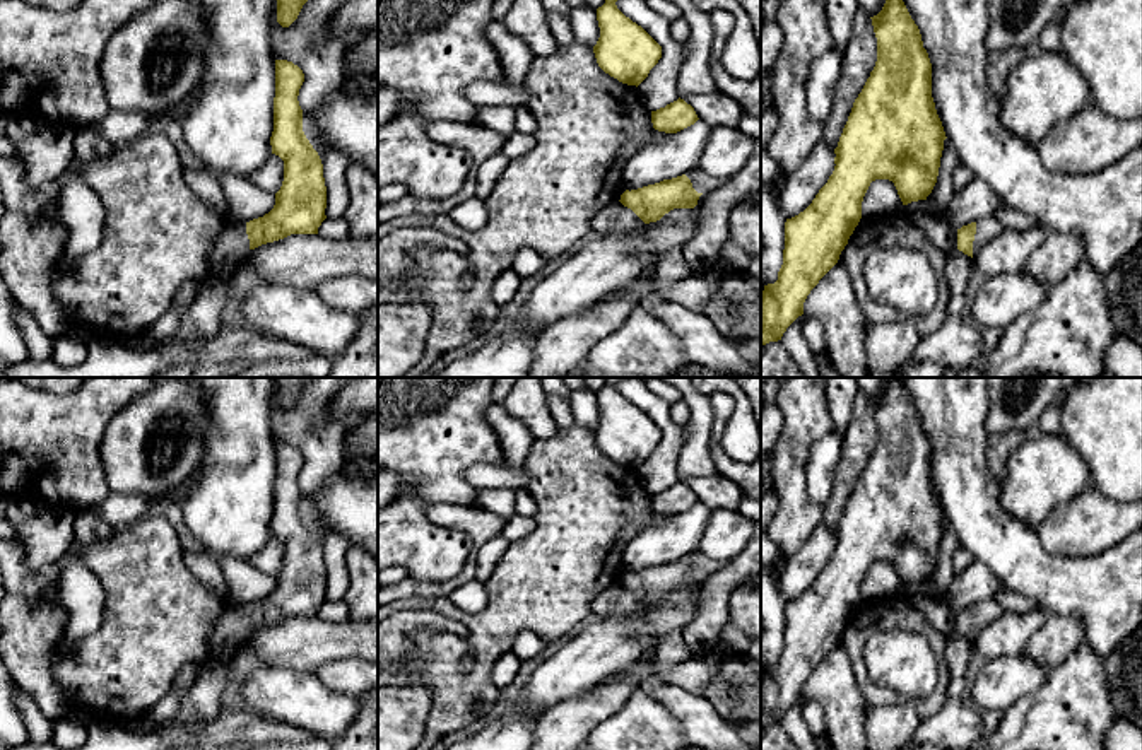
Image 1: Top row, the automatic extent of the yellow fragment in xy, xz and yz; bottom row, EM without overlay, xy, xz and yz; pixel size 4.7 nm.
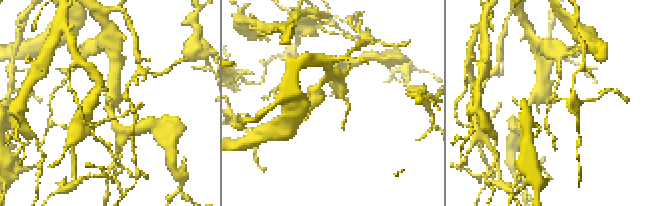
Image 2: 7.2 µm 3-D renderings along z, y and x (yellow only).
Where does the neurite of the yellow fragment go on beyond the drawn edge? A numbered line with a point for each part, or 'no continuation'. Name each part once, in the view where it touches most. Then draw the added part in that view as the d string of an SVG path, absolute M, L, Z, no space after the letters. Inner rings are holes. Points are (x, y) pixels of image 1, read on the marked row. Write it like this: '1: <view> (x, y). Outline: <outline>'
1: yz (988, 228). Outline: M981 217L976 222L976 234L973 241L973 256L992 239L995 239L1004 231L1004 226L993 217Z

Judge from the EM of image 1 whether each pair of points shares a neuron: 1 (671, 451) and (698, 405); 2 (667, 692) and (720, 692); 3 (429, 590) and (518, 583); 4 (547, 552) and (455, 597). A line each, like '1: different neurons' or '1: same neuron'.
1: different neurons
2: different neurons
3: different neurons
4: different neurons

